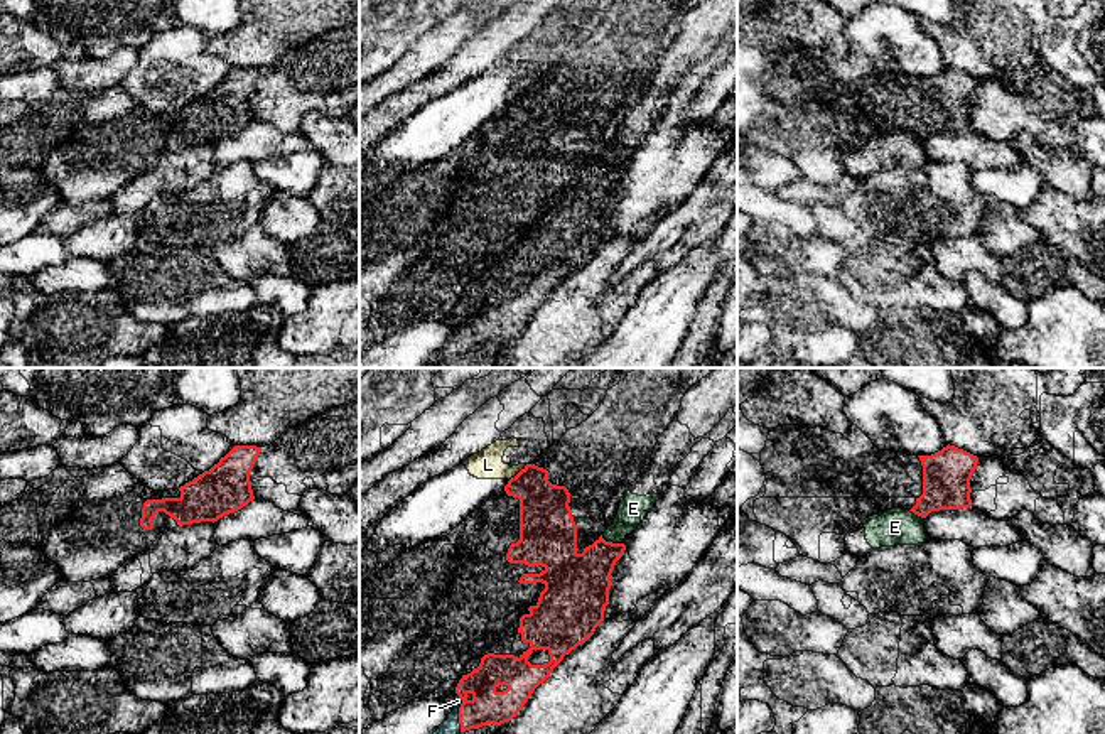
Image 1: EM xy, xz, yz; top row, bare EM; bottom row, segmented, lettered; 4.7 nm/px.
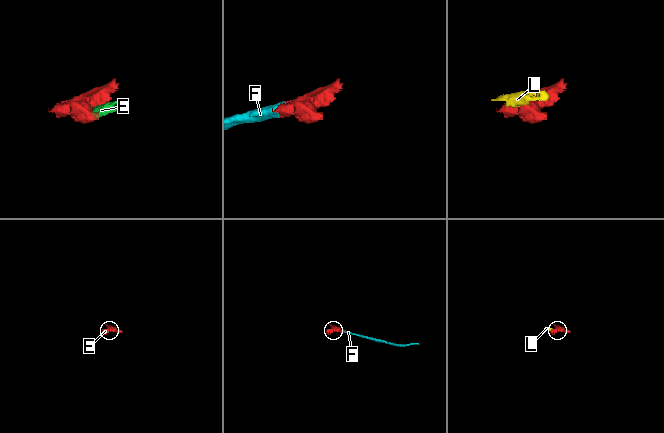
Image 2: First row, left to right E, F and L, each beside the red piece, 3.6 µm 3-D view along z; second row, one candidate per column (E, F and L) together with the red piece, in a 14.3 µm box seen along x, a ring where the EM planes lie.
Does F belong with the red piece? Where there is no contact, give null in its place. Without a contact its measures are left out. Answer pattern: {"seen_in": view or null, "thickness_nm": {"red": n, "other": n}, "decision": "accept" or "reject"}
{"seen_in": "xz", "thickness_nm": {"red": 160, "other": 90}, "decision": "accept"}

